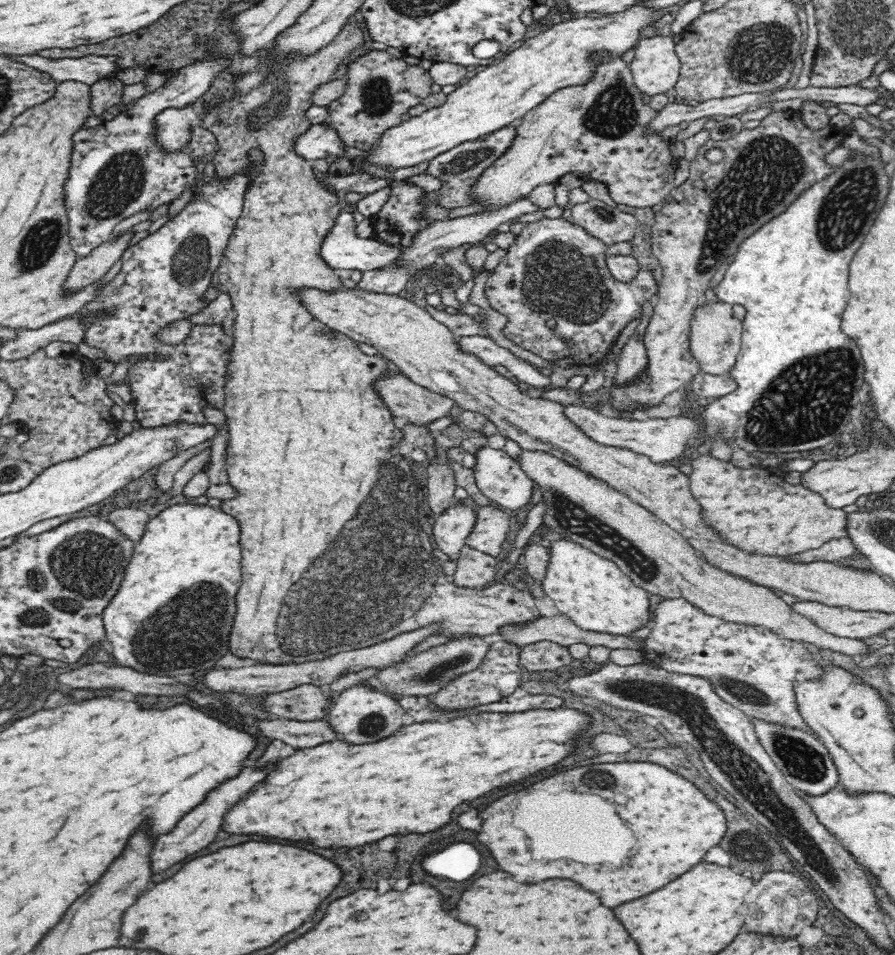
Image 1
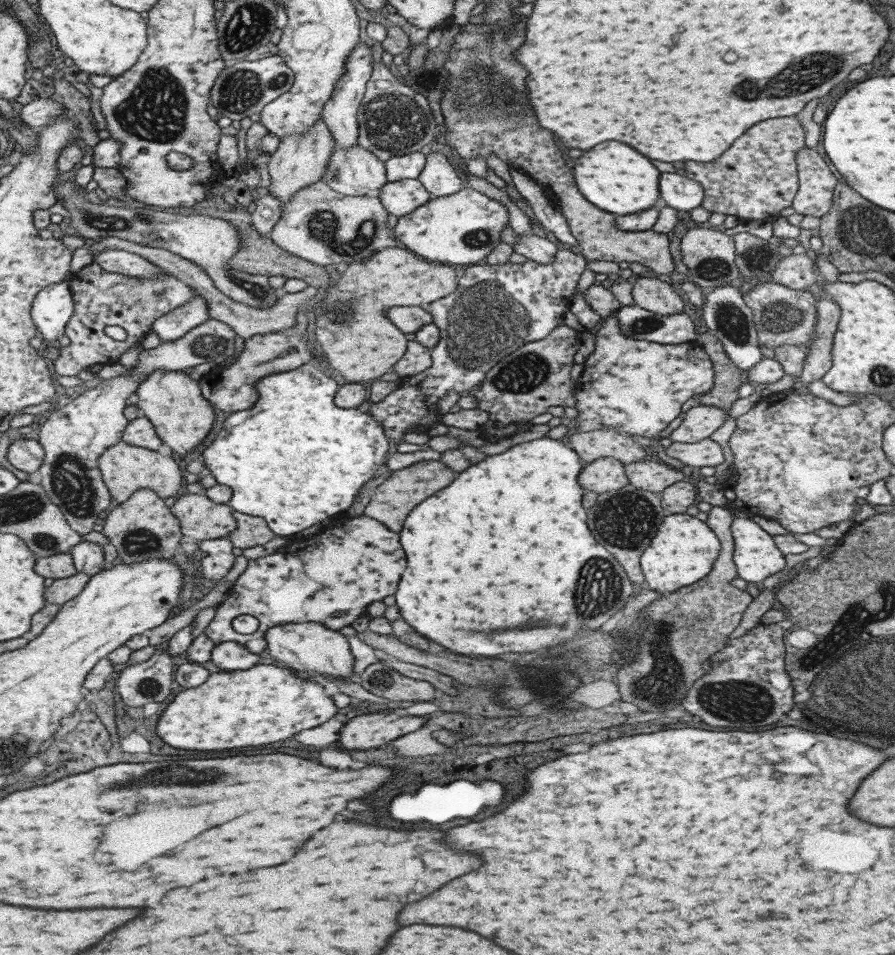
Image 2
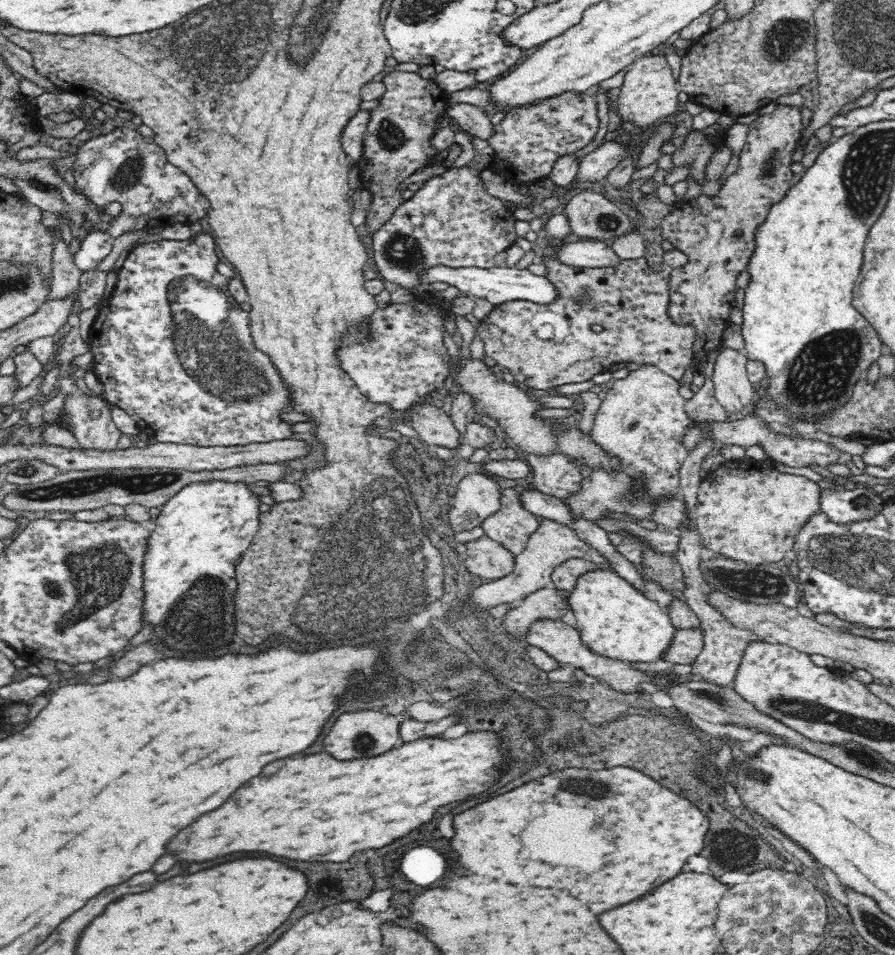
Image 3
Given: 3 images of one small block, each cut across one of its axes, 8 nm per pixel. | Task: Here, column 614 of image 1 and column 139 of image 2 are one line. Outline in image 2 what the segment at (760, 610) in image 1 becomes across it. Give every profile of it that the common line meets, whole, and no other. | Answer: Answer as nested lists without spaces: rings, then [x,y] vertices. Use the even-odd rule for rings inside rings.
[[[141,488],[122,504],[114,507],[104,521],[102,534],[116,547],[117,561],[132,564],[144,562],[151,558],[172,559],[180,551],[180,521],[166,506],[164,498],[160,498],[153,490]]]

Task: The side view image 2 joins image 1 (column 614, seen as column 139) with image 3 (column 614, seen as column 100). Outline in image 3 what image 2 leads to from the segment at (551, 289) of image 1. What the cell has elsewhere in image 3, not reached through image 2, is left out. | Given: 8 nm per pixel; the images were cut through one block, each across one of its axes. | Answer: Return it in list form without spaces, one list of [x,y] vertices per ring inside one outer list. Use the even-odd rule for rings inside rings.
[[[562,242],[553,243],[552,246],[546,246],[542,254],[542,263],[548,271],[546,279],[556,287],[559,294],[555,301],[538,304],[513,300],[496,304],[495,309],[476,324],[476,333],[485,345],[486,359],[501,366],[505,372],[512,373],[518,382],[538,390],[572,382],[586,382],[595,374],[608,371],[612,364],[628,361],[657,366],[672,378],[681,379],[686,366],[693,360],[696,333],[691,324],[679,326],[668,316],[669,283],[671,273],[685,266],[688,257],[675,249],[665,252],[661,272],[650,270],[645,256],[622,261],[619,266],[580,268],[567,266],[556,259],[556,252],[562,246]]]

